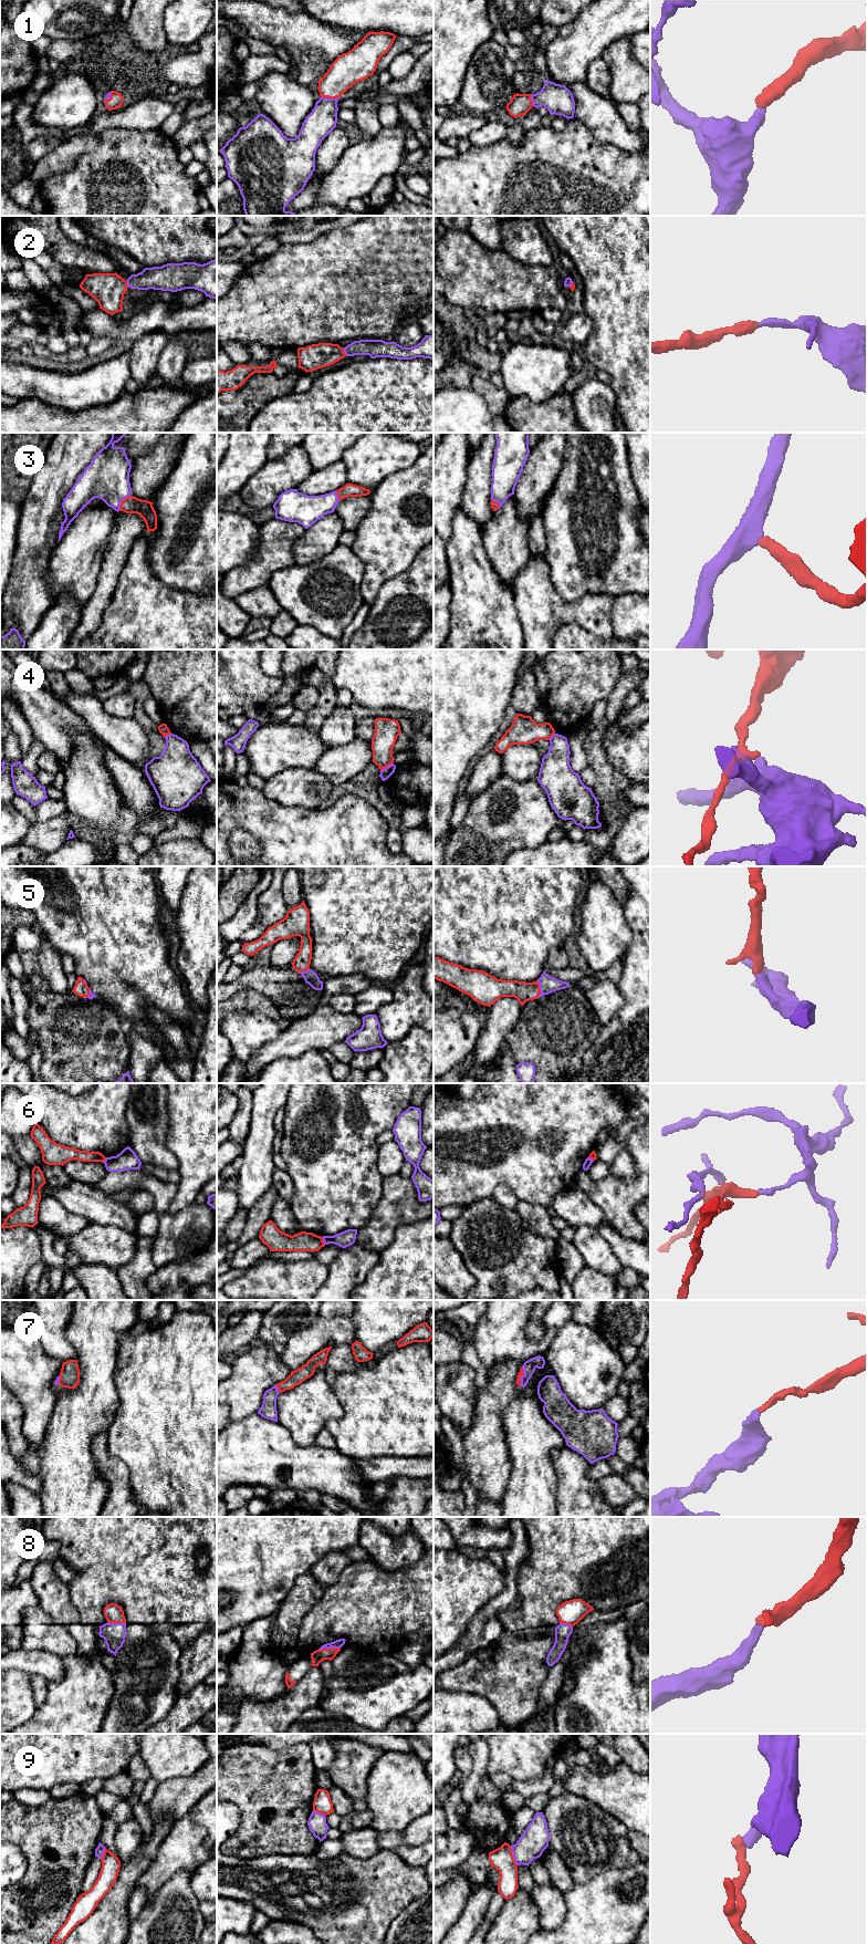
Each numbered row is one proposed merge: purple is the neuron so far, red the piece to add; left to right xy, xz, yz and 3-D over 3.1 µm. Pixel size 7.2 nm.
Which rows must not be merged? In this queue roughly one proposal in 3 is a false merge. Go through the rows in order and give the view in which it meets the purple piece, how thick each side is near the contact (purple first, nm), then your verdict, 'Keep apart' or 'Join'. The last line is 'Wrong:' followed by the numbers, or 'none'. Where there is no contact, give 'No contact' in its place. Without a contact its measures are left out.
1: Touches purple in xz. Thickness 200 nm (purple) against 220 nm. Join
2: Touches purple in xz. Thickness 130 nm (purple) against 190 nm. Join
3: Touches purple in xy. Thickness 320 nm (purple) against 130 nm. Join
4: Touches purple in xz. Thickness 80 nm (purple) against 170 nm. Keep apart
5: Touches purple in yz. Thickness 130 nm (purple) against 150 nm. Join
6: Touches purple in xz. Thickness 120 nm (purple) against 140 nm. Keep apart
7: Touches purple in yz. Thickness 90 nm (purple) against 40 nm. Join
8: Touches purple in xz. Thickness 60 nm (purple) against 90 nm. Join
9: Touches purple in yz. Thickness 200 nm (purple) against 160 nm. Keep apart
Wrong: 4, 6, 9

